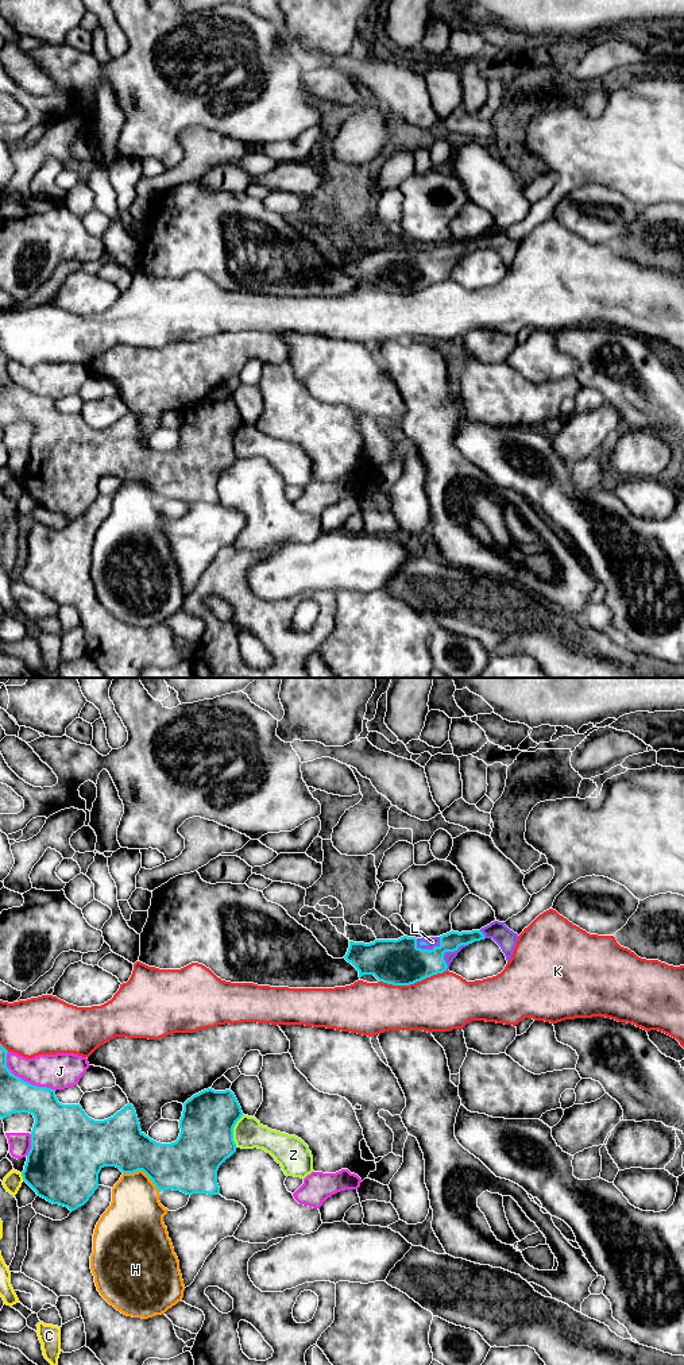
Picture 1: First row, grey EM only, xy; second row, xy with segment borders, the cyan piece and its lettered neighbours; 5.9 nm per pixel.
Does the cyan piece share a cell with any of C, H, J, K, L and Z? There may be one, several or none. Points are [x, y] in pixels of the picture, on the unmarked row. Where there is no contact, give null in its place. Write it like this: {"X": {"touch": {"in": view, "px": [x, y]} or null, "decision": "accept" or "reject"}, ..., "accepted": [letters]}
{"C": {"touch": {"in": "xy", "px": [22, 484]}, "decision": "reject"}, "H": {"touch": {"in": "xy", "px": [143, 479]}, "decision": "reject"}, "J": {"touch": {"in": "xy", "px": [23, 389]}, "decision": "reject"}, "K": {"touch": {"in": "xy", "px": [412, 292]}, "decision": "reject"}, "L": {"touch": {"in": "xy", "px": [431, 258]}, "decision": "accept"}, "Z": {"touch": {"in": "xy", "px": [232, 439]}, "decision": "reject"}, "accepted": ["L"]}

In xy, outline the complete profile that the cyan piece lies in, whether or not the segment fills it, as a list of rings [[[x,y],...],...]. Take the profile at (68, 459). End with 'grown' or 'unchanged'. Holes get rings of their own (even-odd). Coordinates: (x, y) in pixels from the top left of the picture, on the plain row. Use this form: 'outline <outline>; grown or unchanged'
outline [[[0,352],[0,427],[16,421],[30,421],[35,427],[31,458],[22,485],[38,505],[74,520],[98,497],[98,482],[104,475],[116,475],[123,482],[143,479],[159,501],[220,502],[217,479],[236,460],[233,436],[243,424],[231,398],[208,397],[188,408],[179,428],[178,448],[161,452],[140,439],[132,413],[128,412],[108,428],[94,429],[80,413],[59,412],[55,398],[32,394],[15,385],[7,375],[7,362]]]; unchanged

